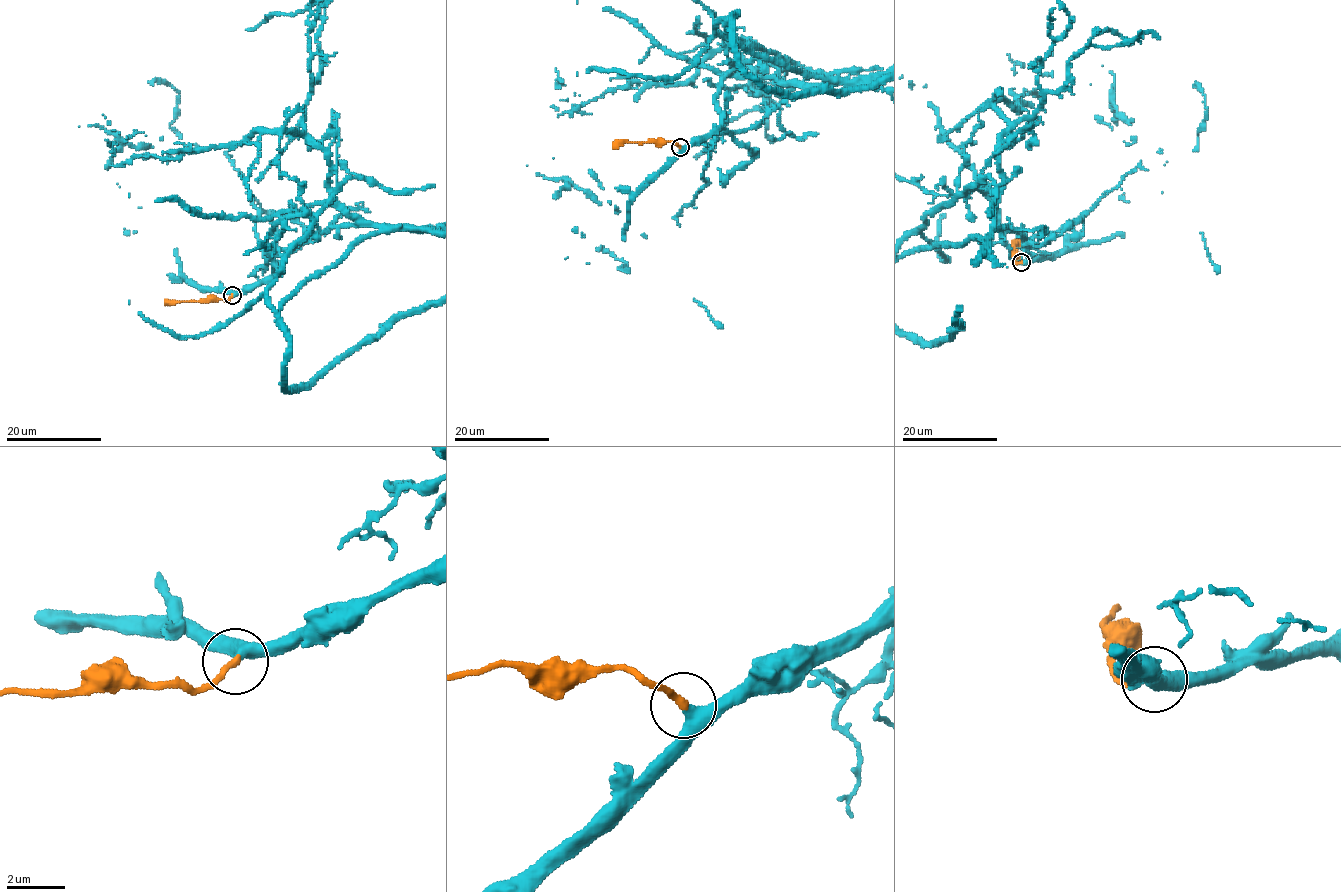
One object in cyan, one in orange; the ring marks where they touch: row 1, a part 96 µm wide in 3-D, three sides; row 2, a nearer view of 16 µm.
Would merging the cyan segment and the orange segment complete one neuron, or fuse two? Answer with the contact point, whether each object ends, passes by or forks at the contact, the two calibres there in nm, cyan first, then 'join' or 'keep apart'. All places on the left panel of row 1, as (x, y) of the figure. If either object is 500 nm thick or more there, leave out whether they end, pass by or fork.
(232, 295) | cyan passes by | orange ends | 400/240 nm | join

